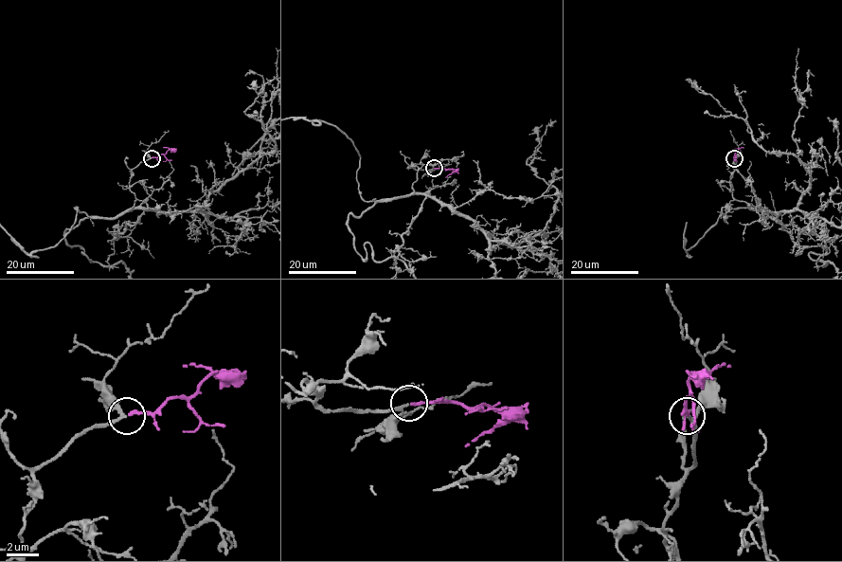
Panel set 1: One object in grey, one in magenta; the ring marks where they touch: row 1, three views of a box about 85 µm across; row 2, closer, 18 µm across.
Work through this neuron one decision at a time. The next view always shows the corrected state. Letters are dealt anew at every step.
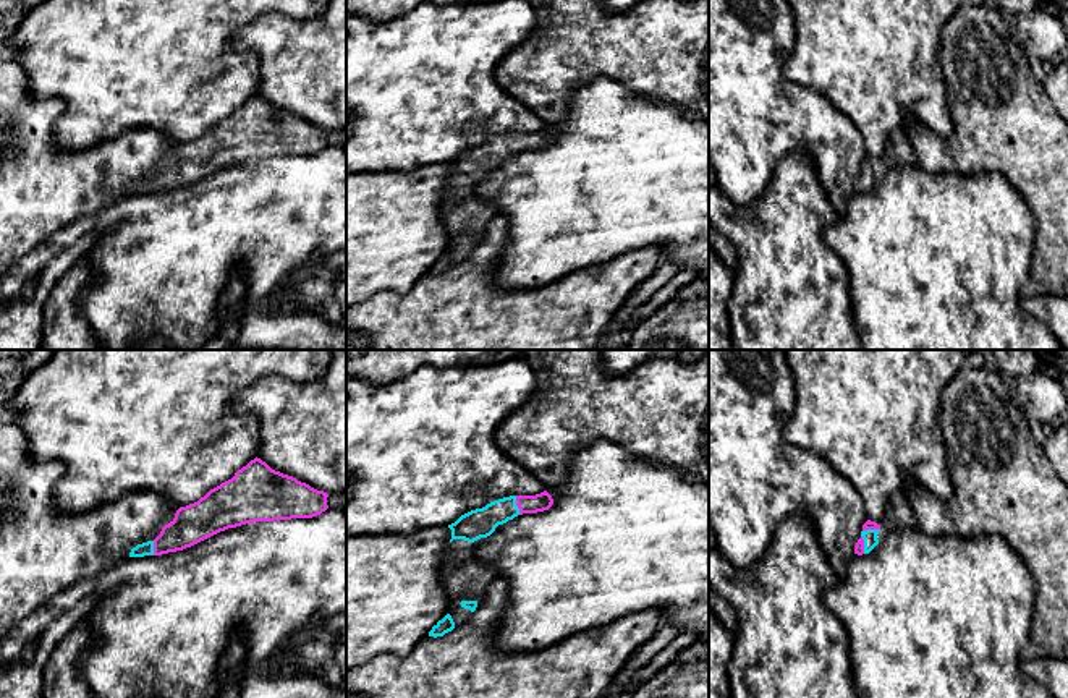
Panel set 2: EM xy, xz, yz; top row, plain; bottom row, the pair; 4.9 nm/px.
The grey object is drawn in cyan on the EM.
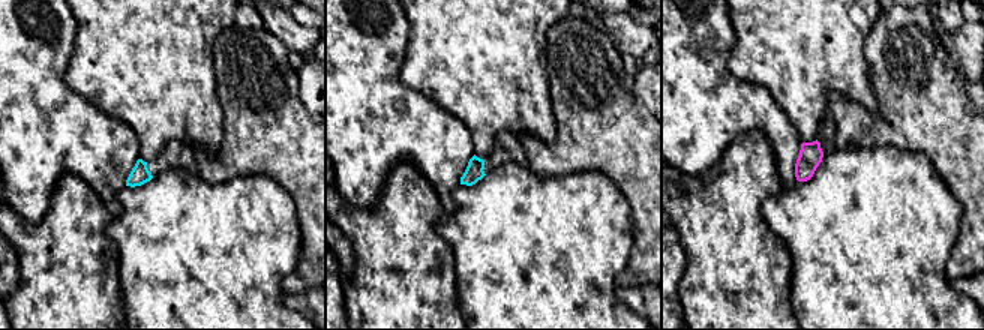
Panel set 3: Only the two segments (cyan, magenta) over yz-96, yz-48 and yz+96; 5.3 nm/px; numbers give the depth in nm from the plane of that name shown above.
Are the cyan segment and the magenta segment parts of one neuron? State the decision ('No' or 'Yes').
Yes

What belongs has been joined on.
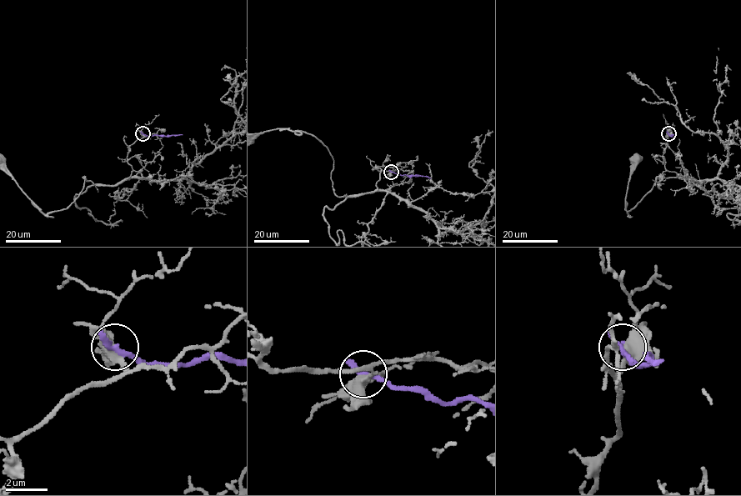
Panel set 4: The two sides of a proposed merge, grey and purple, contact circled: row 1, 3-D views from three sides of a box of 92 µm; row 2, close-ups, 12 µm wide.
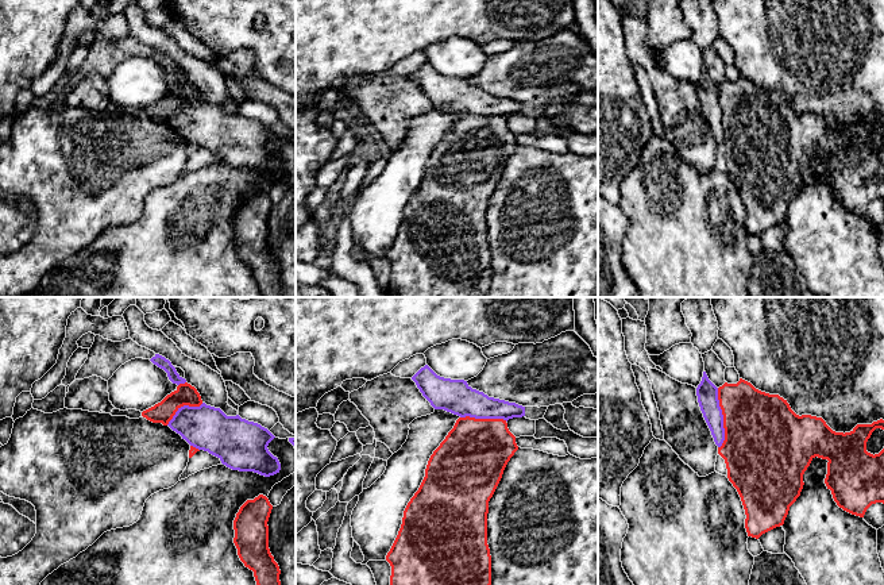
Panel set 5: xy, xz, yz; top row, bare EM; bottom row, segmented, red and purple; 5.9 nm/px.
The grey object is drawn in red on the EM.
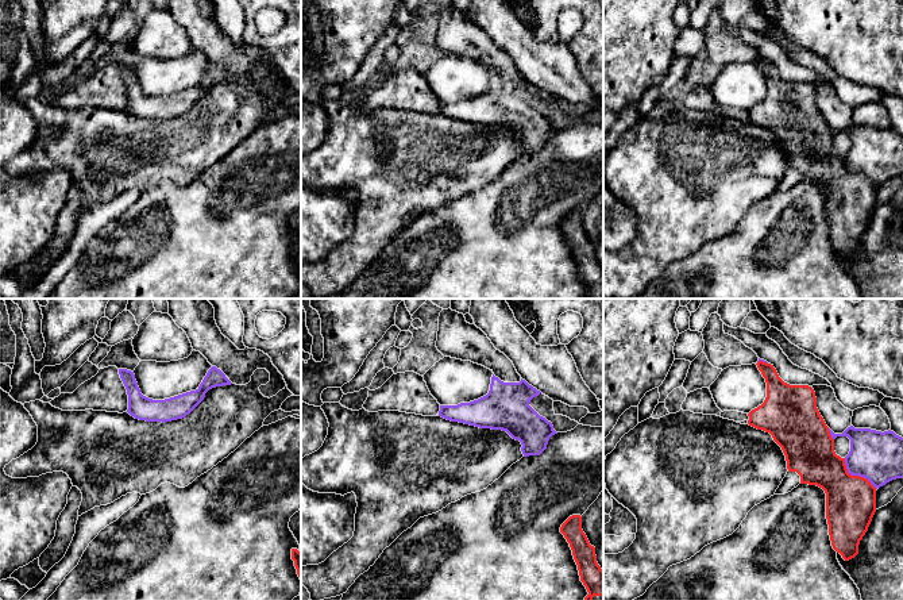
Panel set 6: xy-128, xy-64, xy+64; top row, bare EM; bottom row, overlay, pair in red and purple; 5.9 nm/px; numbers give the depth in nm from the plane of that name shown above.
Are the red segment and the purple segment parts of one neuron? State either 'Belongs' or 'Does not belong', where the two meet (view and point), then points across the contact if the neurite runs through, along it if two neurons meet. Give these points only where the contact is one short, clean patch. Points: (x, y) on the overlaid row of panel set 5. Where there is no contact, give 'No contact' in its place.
Does not belong. Touches red at yz (724, 418)

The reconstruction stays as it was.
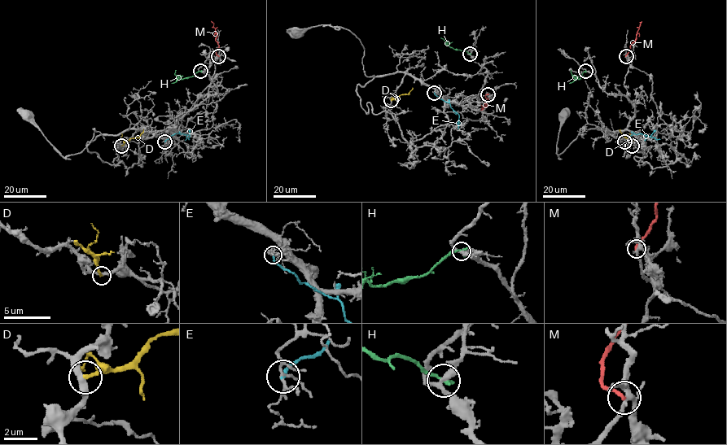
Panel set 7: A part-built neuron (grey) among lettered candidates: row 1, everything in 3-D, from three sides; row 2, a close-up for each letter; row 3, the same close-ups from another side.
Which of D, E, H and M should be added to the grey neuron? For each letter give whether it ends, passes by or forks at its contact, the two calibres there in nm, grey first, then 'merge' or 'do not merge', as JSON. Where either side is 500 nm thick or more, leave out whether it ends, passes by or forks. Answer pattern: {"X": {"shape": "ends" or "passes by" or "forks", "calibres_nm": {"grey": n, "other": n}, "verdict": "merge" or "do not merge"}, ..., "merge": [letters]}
{"D": {"shape": "ends", "calibres_nm": {"grey": 340, "other": 190}, "verdict": "do not merge"}, "E": {"shape": "ends", "calibres_nm": {"grey": 160, "other": 160}, "verdict": "do not merge"}, "H": {"shape": "ends", "calibres_nm": {"grey": 280, "other": 240}, "verdict": "do not merge"}, "M": {"shape": "ends", "calibres_nm": {"grey": 240, "other": 220}, "verdict": "do not merge"}, "merge": []}

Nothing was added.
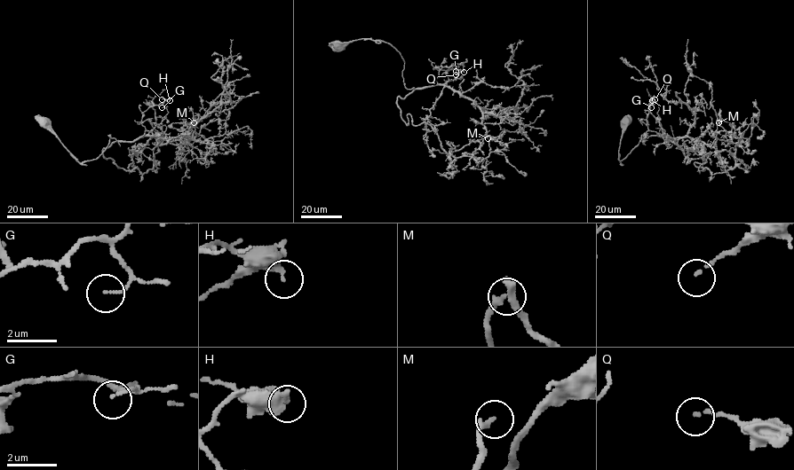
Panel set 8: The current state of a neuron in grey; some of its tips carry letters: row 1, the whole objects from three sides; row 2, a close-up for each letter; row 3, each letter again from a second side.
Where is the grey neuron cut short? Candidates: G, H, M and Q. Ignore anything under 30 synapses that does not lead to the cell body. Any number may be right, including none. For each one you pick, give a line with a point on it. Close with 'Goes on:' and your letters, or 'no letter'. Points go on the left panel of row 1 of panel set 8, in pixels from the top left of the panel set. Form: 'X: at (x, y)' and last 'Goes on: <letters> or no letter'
M: at (194, 122)
Goes on: M

